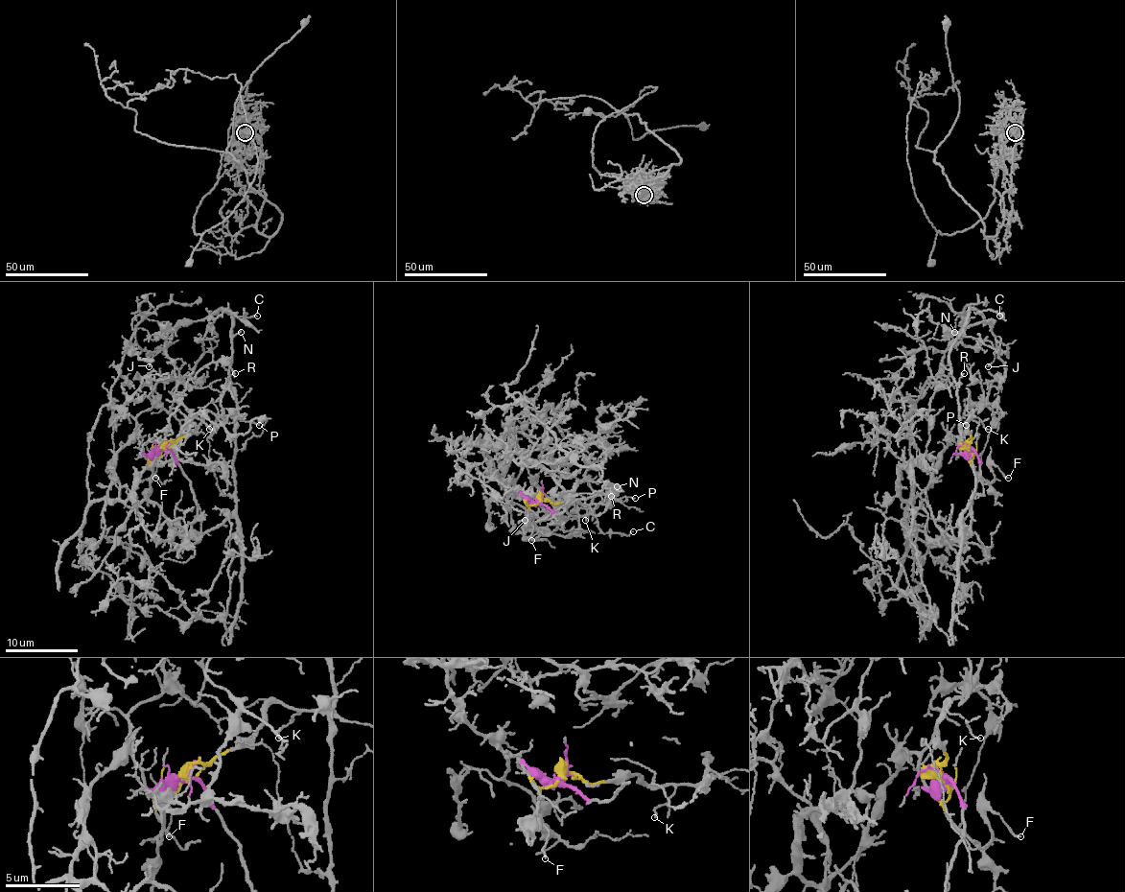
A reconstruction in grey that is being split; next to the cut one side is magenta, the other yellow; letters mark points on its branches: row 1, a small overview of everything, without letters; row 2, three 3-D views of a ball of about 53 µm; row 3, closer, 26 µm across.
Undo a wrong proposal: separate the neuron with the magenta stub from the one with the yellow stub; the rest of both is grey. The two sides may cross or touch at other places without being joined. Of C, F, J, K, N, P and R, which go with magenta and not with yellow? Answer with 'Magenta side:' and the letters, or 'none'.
Magenta side: C, J, N, R

